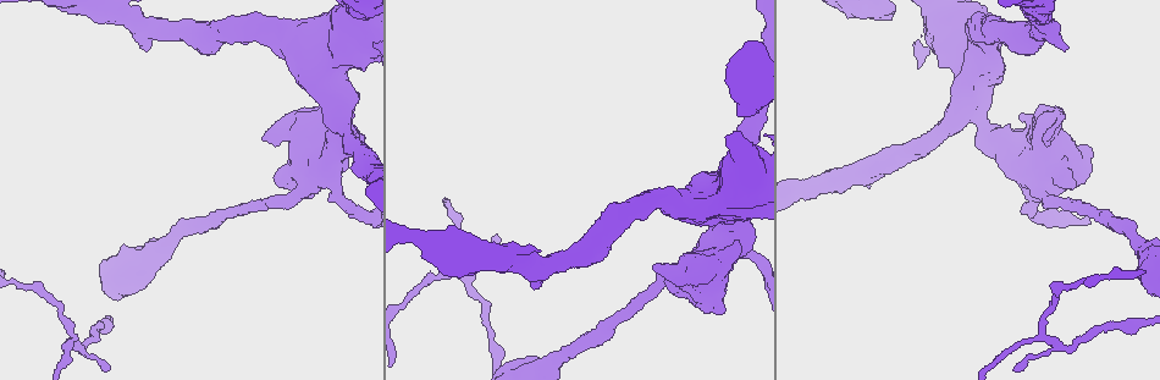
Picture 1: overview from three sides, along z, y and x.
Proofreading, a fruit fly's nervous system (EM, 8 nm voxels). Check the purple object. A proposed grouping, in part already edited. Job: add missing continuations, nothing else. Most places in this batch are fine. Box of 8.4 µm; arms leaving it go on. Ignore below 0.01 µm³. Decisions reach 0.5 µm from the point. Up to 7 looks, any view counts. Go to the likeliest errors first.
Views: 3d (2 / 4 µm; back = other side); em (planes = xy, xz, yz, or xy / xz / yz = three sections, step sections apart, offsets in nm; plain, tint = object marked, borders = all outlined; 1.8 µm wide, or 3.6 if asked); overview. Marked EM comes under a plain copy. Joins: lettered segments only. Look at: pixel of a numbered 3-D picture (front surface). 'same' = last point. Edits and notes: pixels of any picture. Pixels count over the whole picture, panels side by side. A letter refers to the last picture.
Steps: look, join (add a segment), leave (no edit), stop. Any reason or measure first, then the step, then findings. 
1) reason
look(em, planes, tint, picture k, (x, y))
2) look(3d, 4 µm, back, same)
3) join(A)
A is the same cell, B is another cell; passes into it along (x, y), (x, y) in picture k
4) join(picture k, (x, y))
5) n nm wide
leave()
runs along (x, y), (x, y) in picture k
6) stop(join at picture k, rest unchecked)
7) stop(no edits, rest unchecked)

arms part here
look(3d, 2 µm, picture 1, (72, 335))

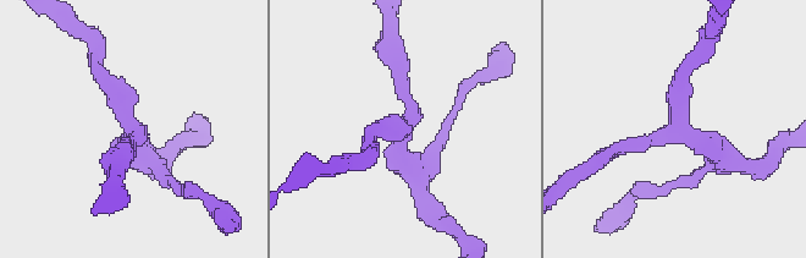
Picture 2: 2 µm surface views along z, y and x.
shape alone is not enough
look(em, xy, step 16, borders, picture 2, (684, 133))

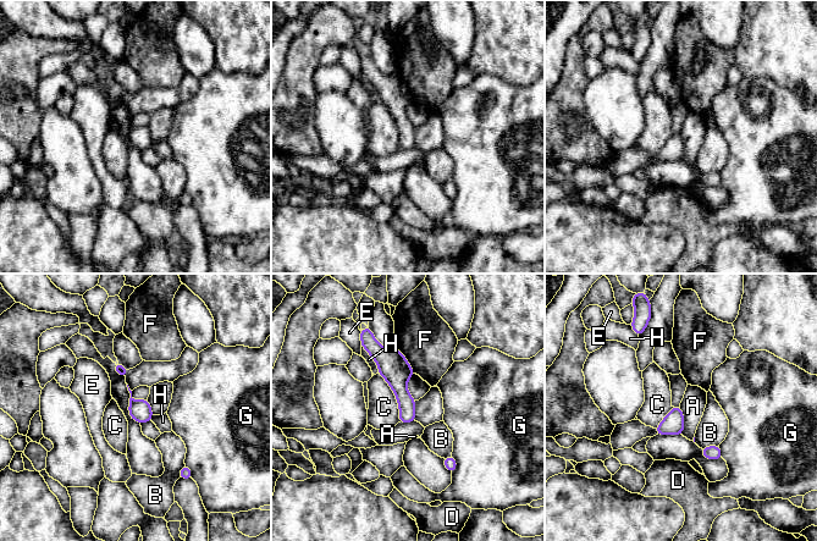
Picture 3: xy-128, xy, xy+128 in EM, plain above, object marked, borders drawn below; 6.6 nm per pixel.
leave()
A, B, C, D, E, F, G and H are other cells; border along (362, 344), (375, 362), (379, 373) in picture 3; none of them fits

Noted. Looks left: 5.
stops while still wide
look(3d, 2 µm, picture 1, (1021, 116))

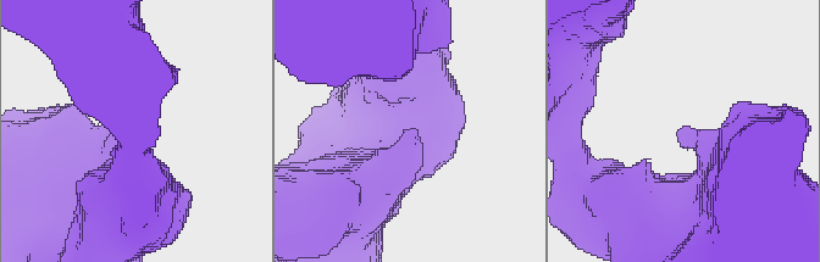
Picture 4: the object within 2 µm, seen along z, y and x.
look(em, yz, step 8, borders, picture 4, (679, 133))

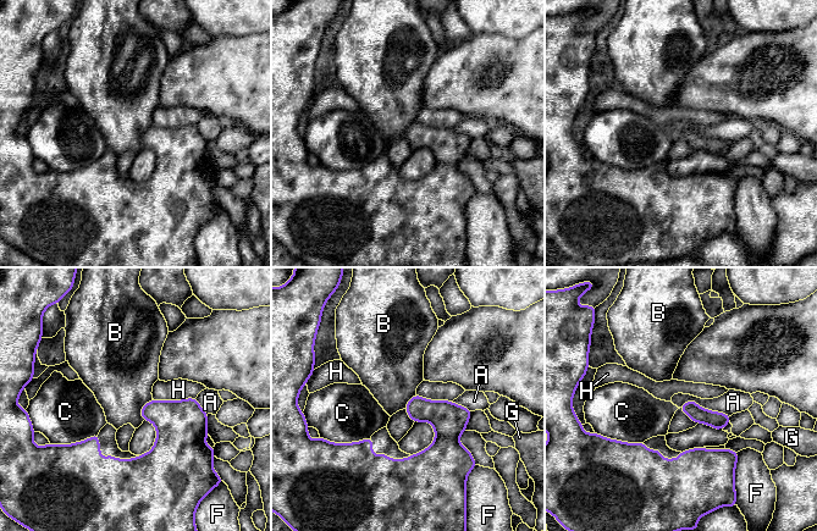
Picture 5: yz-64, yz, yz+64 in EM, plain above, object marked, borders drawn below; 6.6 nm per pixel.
another direction
look(em, planes, borders, same)

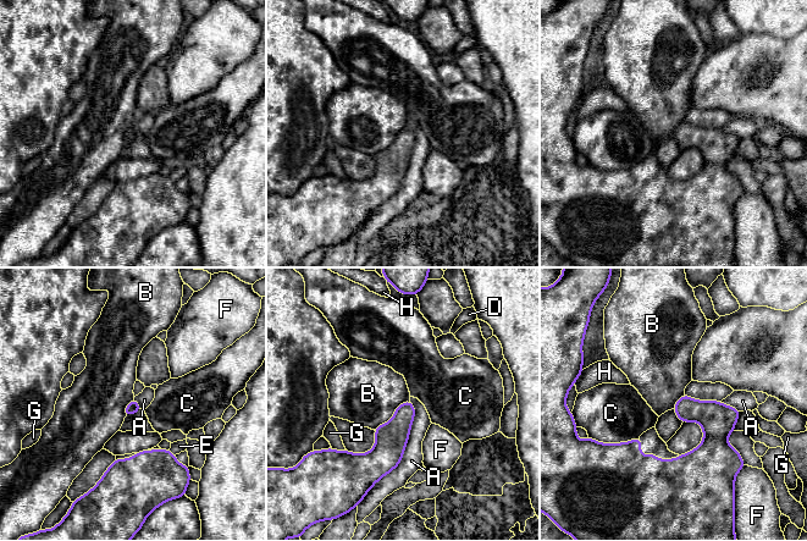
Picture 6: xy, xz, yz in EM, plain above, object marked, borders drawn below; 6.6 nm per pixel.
leave()
A, B, C, D, E, F, G and H are other cells; runs along (733, 410), (670, 478) in picture 6; no lettered segment goes on from it

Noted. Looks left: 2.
an open end
look(3d, 4 µm, picture 1, (144, 50))

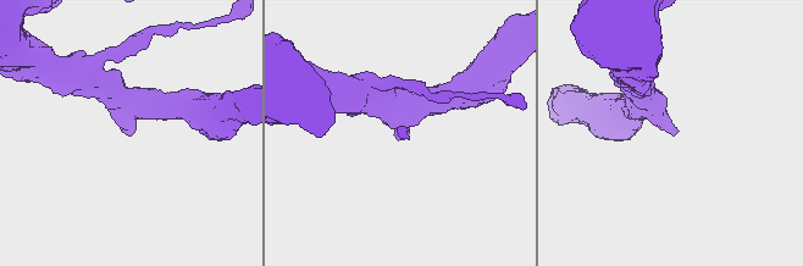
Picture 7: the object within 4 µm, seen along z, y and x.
shape alone is not enough
look(em, xy, step 16, borders, picture 7, (123, 131))

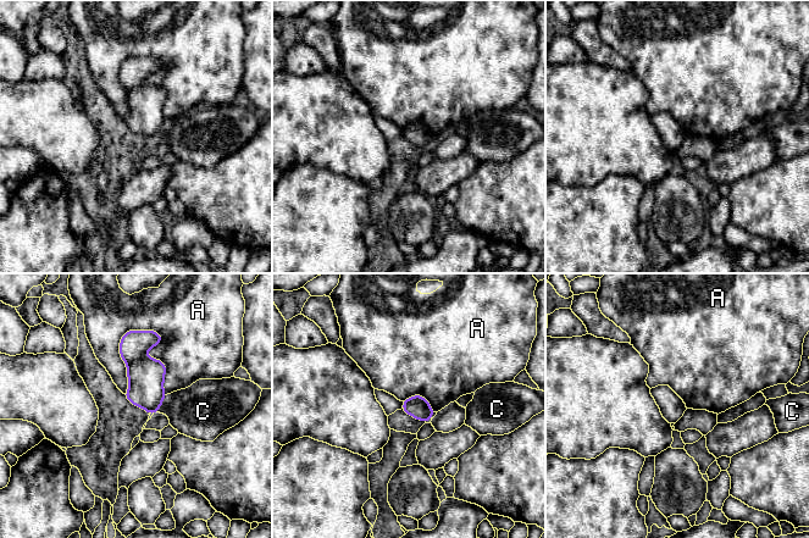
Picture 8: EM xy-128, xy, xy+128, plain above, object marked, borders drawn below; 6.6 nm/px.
leave()
A and C are other cells; border along (128, 329), (166, 394) in picture 8; no lettered segment goes on from it

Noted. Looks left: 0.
stop(no edits, rest unchecked)

